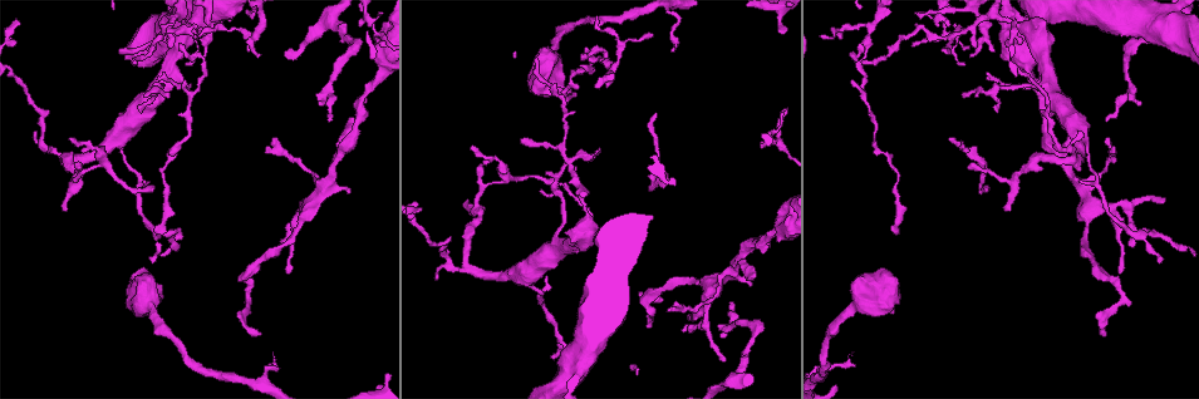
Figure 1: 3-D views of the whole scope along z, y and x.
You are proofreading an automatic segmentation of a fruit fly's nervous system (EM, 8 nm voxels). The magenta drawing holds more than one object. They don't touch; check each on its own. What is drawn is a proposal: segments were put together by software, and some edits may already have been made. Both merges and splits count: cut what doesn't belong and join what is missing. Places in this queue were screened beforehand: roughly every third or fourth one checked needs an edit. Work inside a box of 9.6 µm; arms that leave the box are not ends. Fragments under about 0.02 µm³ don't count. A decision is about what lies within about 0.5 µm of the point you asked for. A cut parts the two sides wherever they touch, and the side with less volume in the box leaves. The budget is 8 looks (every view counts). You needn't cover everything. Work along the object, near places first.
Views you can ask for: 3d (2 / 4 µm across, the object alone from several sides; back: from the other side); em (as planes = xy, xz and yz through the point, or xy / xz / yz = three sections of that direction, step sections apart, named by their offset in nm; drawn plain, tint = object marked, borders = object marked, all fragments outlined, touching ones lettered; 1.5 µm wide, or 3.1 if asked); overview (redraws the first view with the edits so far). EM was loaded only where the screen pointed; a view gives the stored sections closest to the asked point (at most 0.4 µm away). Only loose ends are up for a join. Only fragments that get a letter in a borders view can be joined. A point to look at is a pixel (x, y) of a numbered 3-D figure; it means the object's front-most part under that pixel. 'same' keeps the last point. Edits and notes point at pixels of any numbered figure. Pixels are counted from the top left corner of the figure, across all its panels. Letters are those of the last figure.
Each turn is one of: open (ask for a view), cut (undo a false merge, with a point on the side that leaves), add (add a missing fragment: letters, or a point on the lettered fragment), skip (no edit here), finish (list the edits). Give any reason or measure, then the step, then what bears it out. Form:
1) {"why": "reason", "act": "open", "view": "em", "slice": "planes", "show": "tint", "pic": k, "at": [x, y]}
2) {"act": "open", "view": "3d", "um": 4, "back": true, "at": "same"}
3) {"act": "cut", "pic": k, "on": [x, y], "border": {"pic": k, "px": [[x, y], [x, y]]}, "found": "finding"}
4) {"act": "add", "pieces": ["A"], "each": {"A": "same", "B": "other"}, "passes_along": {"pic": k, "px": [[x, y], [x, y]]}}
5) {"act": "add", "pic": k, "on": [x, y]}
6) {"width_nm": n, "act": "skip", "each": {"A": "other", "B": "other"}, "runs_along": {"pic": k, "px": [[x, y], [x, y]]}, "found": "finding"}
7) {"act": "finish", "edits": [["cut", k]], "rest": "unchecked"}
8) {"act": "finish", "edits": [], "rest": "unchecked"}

{"why": "sharp bend", "act": "open", "view": "3d", "um": 2, "pic": 1, "at": [246, 293]}

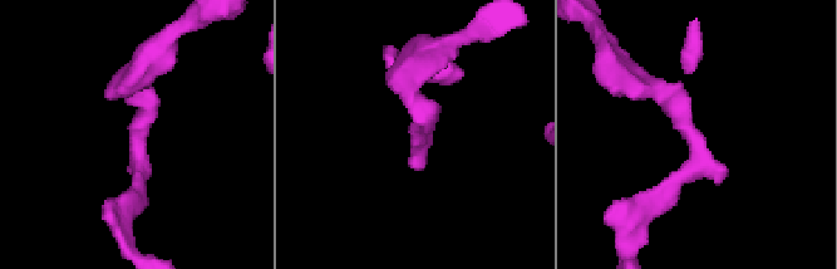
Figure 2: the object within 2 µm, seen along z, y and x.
{"act": "open", "view": "em", "slice": "planes", "show": "tint", "pic": 2, "at": [697, 143]}

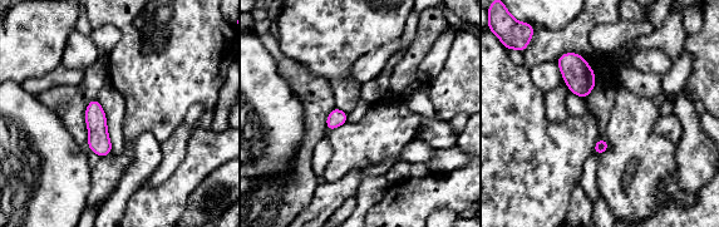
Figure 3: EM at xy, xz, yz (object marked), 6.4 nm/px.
{"act": "open", "view": "em", "slice": "planes", "show": "borders", "at": "same"}

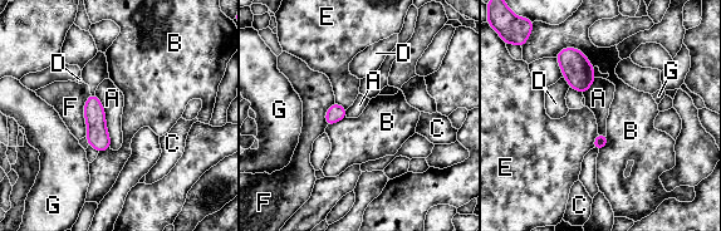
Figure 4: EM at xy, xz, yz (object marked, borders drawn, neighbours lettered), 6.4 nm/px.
{"act": "skip", "each": {"A": "other", "B": "other", "C": "other", "D": "other", "E": "other", "F": "other", "G": "other"}, "border": {"pic": 4, "px": [[94, 93], [104, 113], [111, 147]]}, "found": "one neuron here"}

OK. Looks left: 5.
{"why": "free end", "act": "open", "view": "em", "slice": "planes", "show": "borders", "pic": 1, "at": [726, 358]}

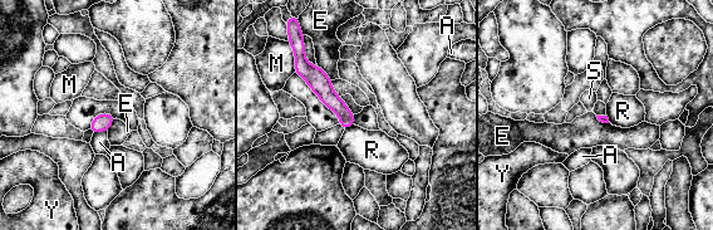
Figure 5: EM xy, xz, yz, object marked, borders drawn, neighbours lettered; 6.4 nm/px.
{"act": "skip", "each": {"A": "other", "E": "other", "M": "other", "R": "other", "S": "other", "Y": "other"}, "border": {"pic": 5, "px": [[339, 97], [354, 113]]}, "found": "none of them fits"}

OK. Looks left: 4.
{"why": "branch stops here", "act": "open", "view": "em", "slice": "planes", "show": "borders", "pic": 1, "at": [328, 118]}

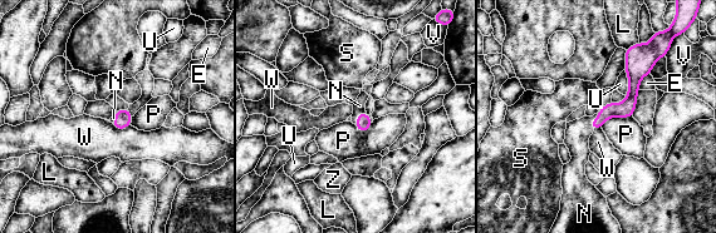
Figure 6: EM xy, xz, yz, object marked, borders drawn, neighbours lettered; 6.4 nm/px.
{"longest_contact_nm": ["P", 220], "act": "add", "pieces": ["N"], "each": {"E": "other", "L": "other", "N": "same", "P": "other", "S": "other", "U": "other", "V": "other", "W": "other", "Z": "other"}, "passes_along": {"pic": 6, "px": [[626, 109], [591, 120], [578, 132]]}, "found": "the neuron continues"}

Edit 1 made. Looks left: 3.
{"act": "finish", "edits": [["add", 6]], "rest": "unchecked"}

